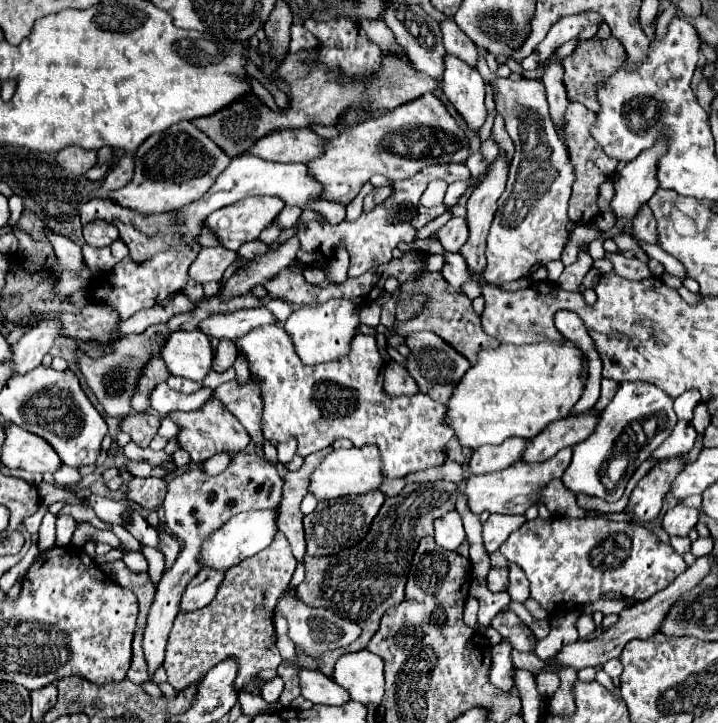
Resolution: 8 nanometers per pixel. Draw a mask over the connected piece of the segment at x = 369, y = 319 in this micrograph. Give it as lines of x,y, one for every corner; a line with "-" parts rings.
371,302
367,306
361,306
359,308
359,322
365,324
365,326
377,326
379,324
379,314
381,314
381,306

